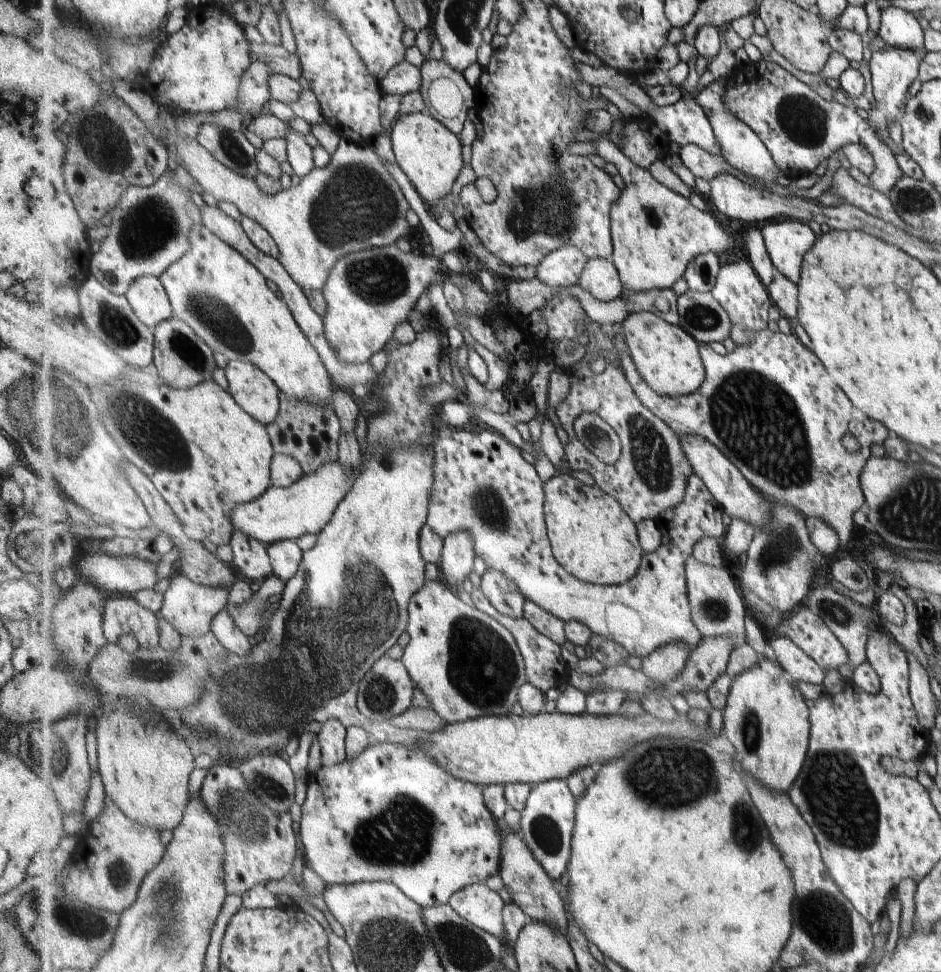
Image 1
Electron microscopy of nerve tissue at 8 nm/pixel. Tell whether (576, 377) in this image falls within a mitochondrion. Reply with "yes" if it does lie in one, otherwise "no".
no

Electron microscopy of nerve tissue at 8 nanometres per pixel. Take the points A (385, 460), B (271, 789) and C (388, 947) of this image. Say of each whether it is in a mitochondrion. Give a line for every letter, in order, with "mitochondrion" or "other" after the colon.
A: mitochondrion
B: mitochondrion
C: mitochondrion

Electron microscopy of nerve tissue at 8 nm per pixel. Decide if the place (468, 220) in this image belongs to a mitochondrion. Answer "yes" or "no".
no

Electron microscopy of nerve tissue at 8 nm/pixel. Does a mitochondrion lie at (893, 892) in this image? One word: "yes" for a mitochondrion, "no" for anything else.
no

